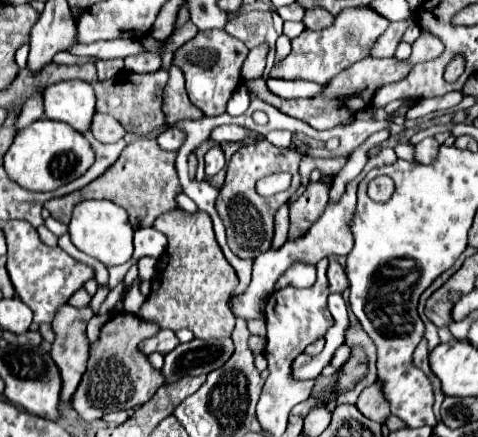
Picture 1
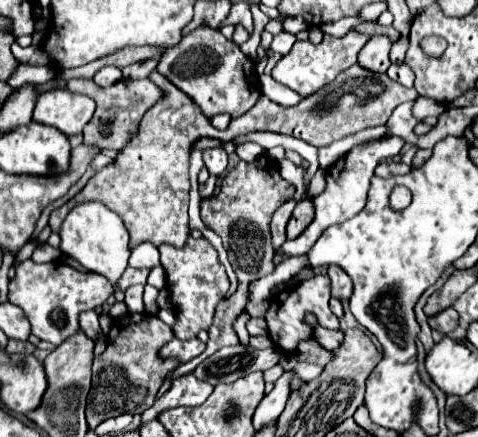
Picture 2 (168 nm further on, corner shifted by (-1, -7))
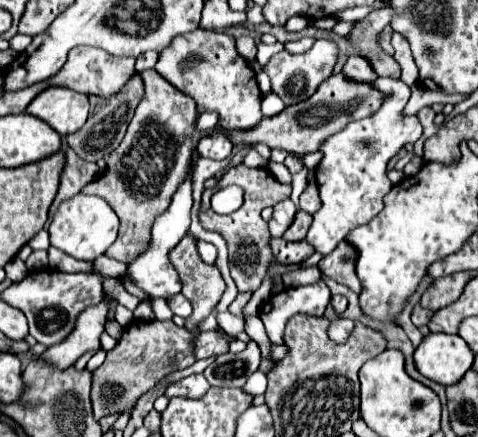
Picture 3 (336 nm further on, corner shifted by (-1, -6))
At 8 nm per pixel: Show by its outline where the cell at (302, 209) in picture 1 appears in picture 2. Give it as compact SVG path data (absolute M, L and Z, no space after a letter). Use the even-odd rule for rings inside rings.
M311 200L297 202L297 206L291 214L291 220L287 224L287 238L289 240L297 238L311 222L313 222L313 202Z

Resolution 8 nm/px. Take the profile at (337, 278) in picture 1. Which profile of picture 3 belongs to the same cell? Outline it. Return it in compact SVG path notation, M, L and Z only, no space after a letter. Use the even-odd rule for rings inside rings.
M341 241L329 255L325 255L319 261L319 269L325 277L331 277L331 279L347 285L351 291L359 293L361 281L357 279L357 273L355 273L355 261L357 261L357 251L353 251L353 247L349 247L349 243Z

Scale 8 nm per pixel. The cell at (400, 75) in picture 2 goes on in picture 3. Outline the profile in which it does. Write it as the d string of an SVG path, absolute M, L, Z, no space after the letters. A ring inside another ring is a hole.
M379 77L371 85L383 95L381 109L367 119L351 121L345 129L325 139L325 143L319 147L323 159L315 169L315 175L323 207L313 215L307 241L323 255L329 255L337 243L343 241L349 231L353 231L353 227L369 223L383 209L383 197L393 187L387 177L389 159L395 157L405 143L415 143L423 133L423 127L415 115L403 115L411 89L401 79Z

